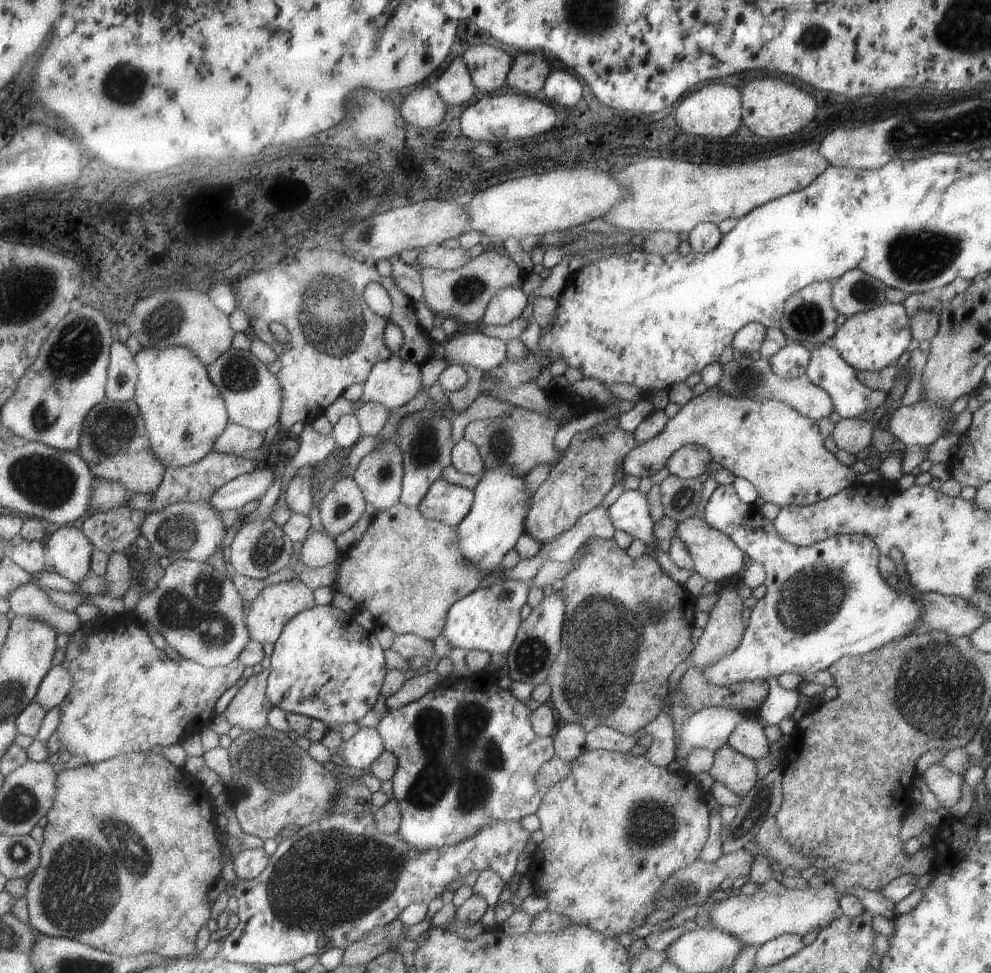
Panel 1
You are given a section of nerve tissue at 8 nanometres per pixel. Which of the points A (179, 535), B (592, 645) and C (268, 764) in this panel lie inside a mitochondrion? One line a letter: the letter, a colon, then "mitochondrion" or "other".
A: mitochondrion
B: mitochondrion
C: mitochondrion

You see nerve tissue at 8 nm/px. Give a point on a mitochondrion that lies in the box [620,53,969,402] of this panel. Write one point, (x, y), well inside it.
(915, 257)

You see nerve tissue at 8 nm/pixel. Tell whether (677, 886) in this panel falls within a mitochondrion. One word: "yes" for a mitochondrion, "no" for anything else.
yes

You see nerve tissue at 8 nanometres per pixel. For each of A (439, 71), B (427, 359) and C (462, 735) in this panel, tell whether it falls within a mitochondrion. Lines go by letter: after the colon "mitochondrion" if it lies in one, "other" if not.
A: other
B: other
C: mitochondrion

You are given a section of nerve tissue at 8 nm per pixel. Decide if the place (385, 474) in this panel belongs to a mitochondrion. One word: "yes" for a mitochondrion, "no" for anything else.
yes

